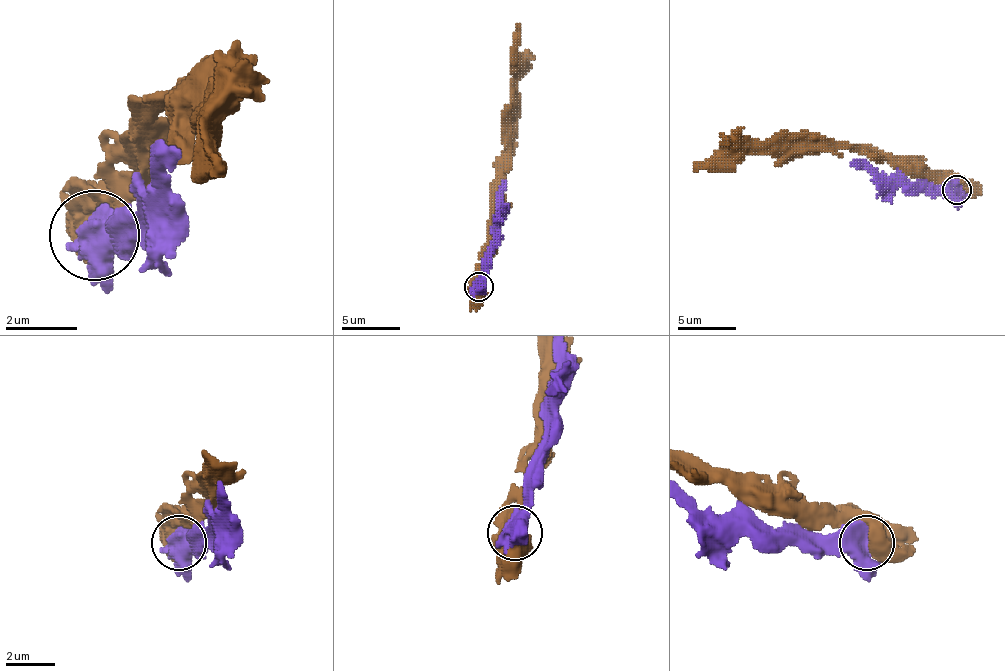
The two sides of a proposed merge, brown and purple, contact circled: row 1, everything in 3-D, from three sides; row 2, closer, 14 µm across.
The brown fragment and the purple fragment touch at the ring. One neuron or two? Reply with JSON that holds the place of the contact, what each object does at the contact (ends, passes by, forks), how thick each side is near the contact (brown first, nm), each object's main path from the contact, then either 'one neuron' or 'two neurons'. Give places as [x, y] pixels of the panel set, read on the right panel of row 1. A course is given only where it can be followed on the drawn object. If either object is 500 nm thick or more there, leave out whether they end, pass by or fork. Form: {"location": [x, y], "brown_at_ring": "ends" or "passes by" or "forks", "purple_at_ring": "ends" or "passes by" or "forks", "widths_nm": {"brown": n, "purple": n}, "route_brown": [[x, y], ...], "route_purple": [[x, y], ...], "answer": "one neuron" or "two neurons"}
{"location": [957, 189], "widths_nm": {"brown": 900, "purple": 600}, "route_brown": [[958, 188], [952, 177], [934, 177], [911, 165], [871, 160], [848, 148], [714, 154], [694, 171]], "route_purple": [[958, 188], [879, 177], [851, 162]], "answer": "one neuron"}

